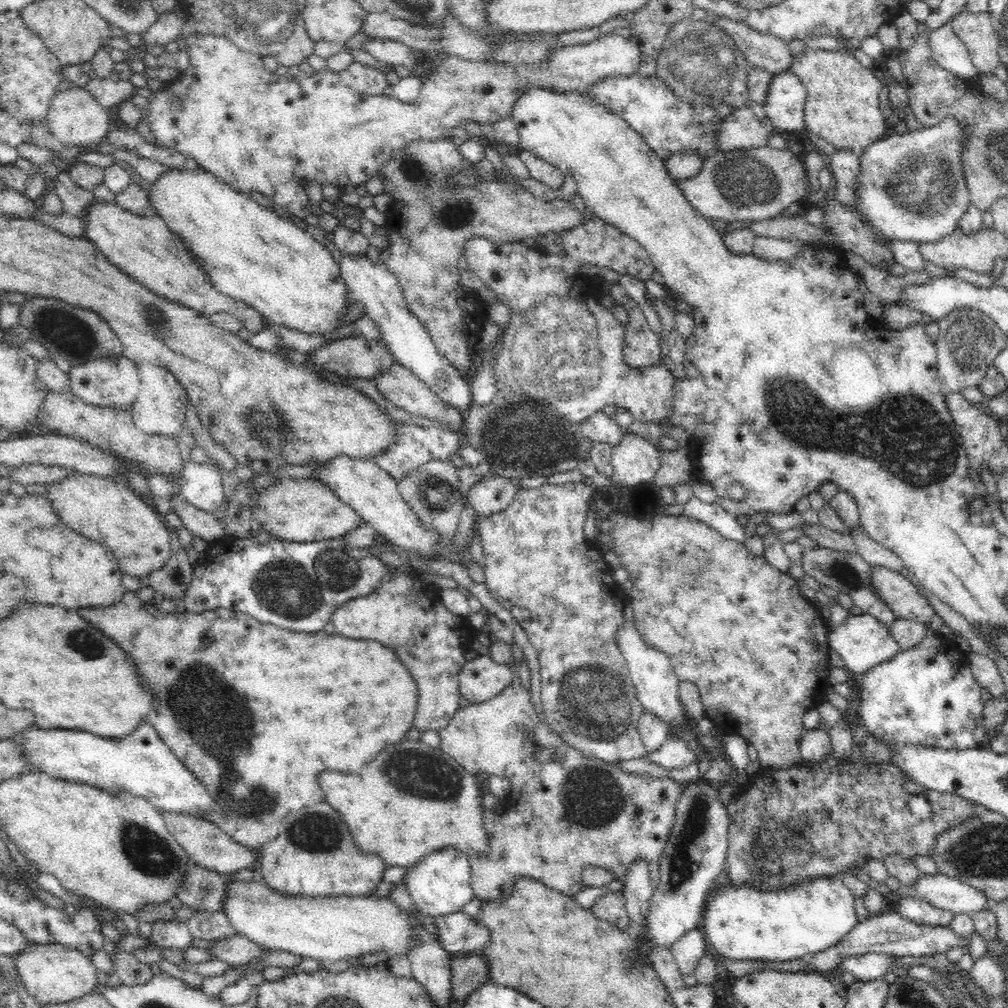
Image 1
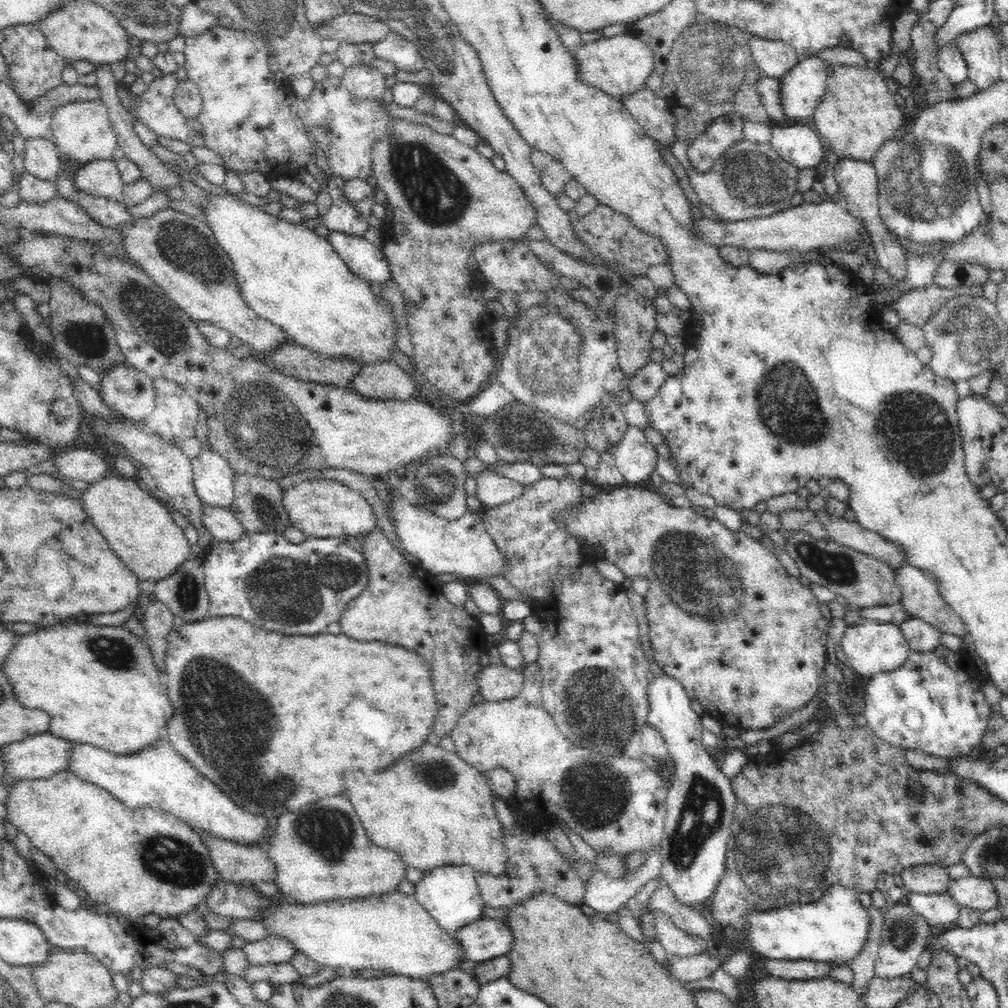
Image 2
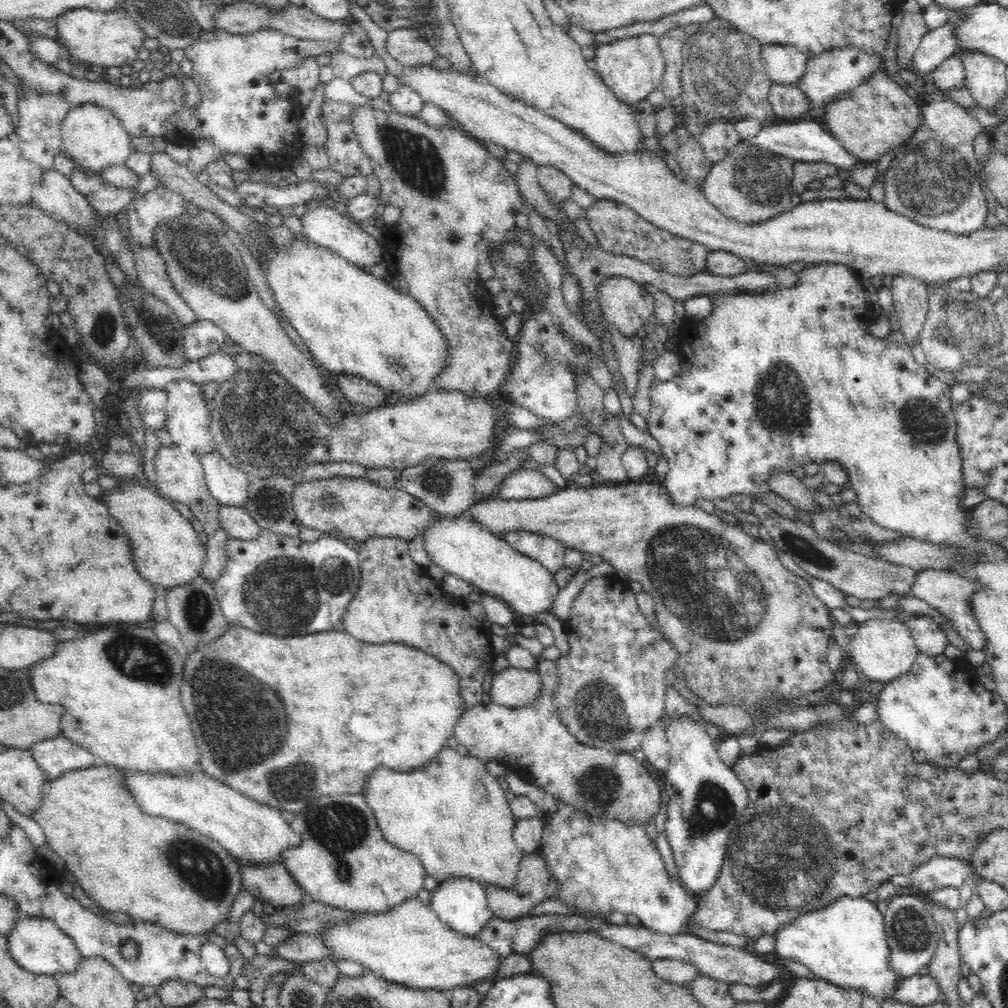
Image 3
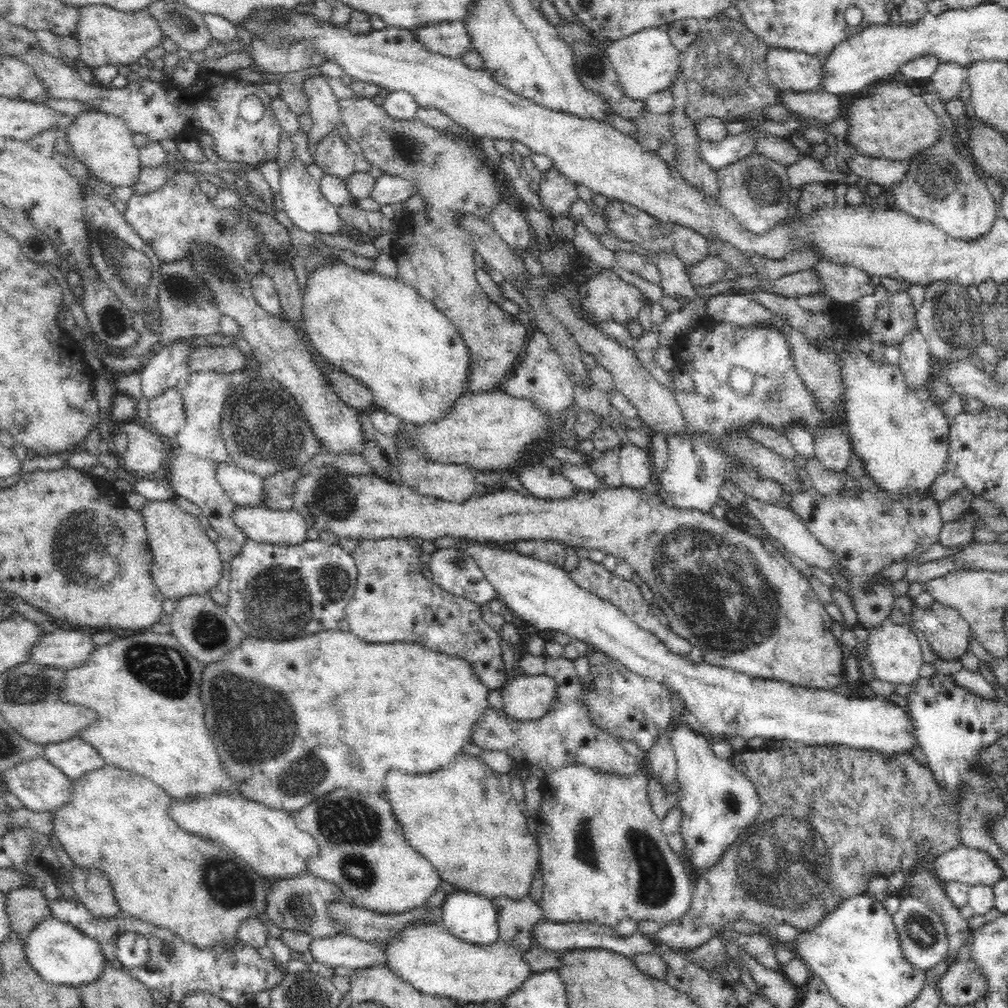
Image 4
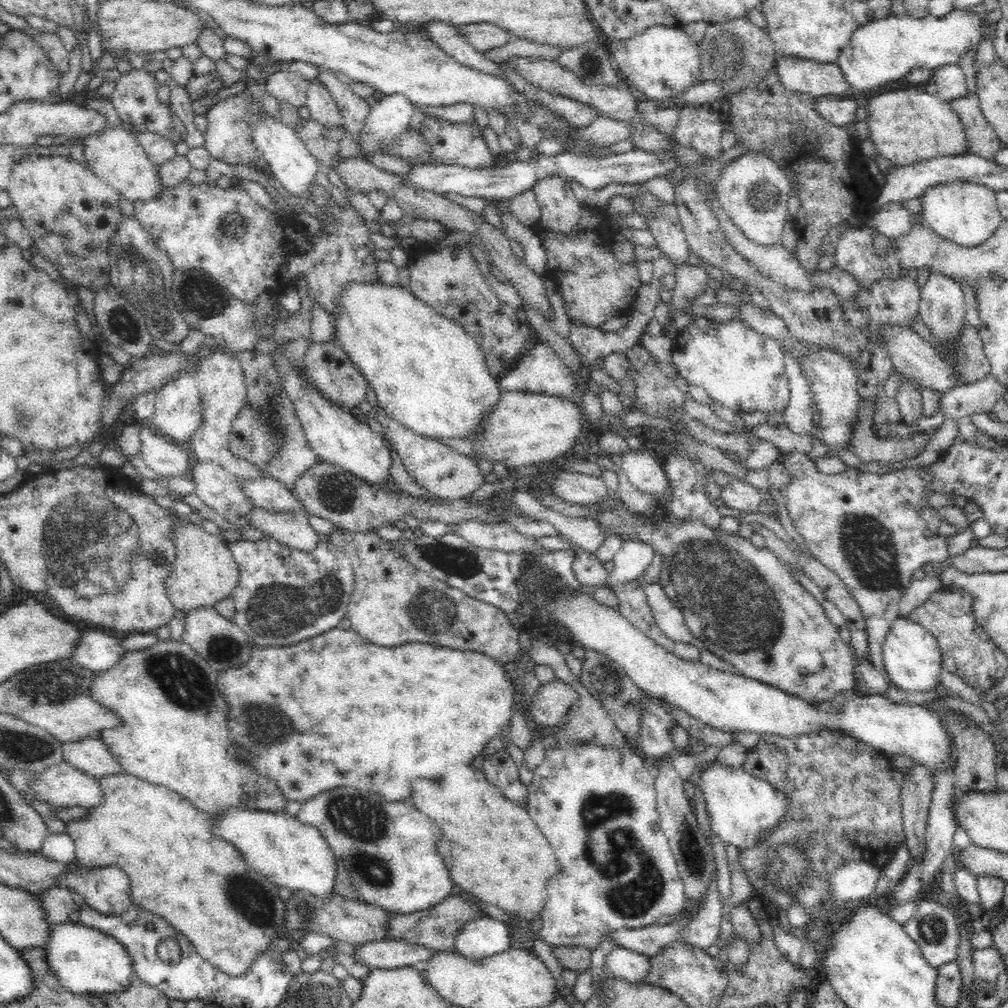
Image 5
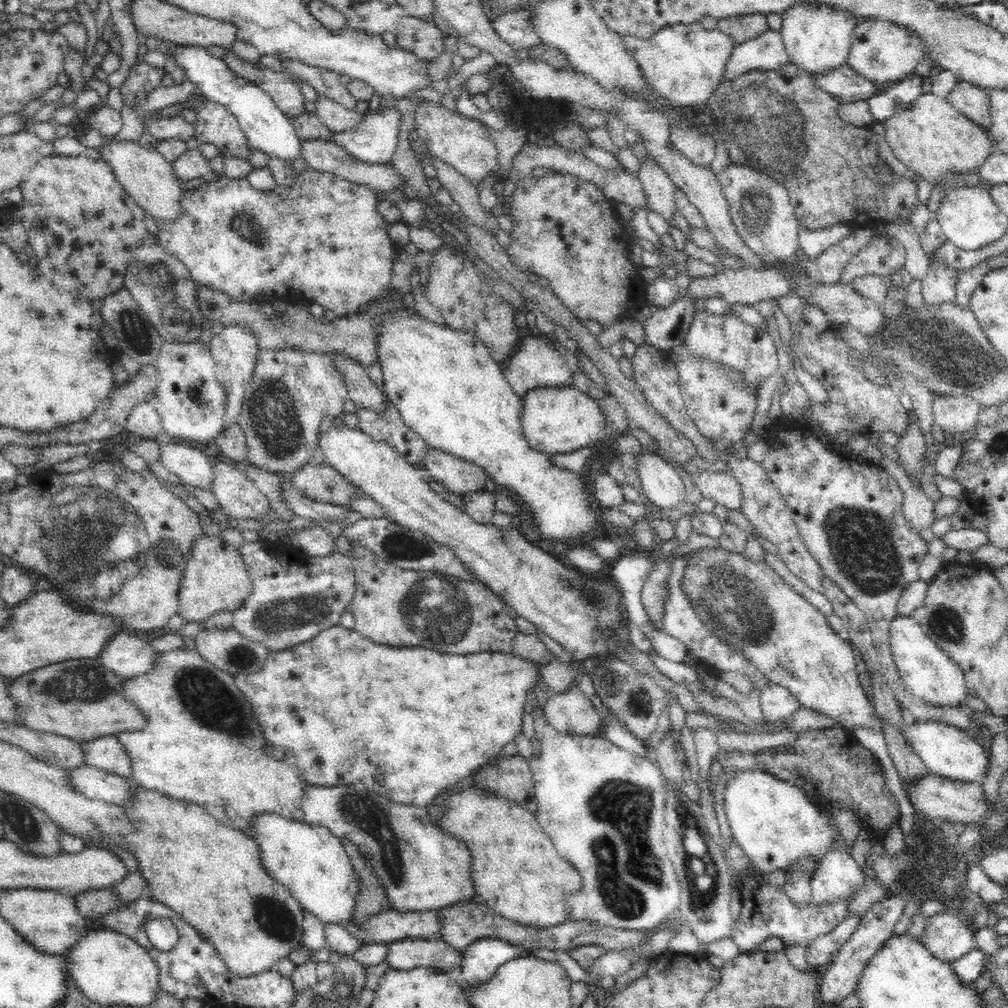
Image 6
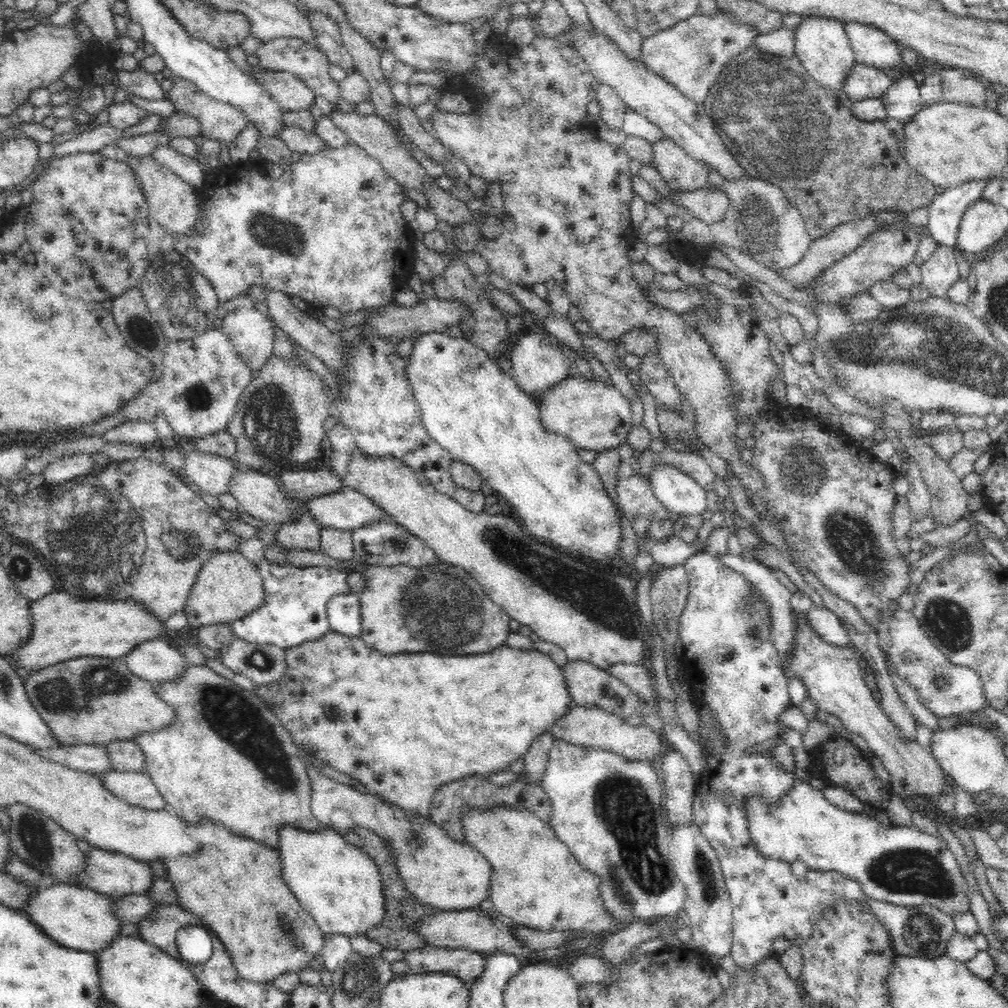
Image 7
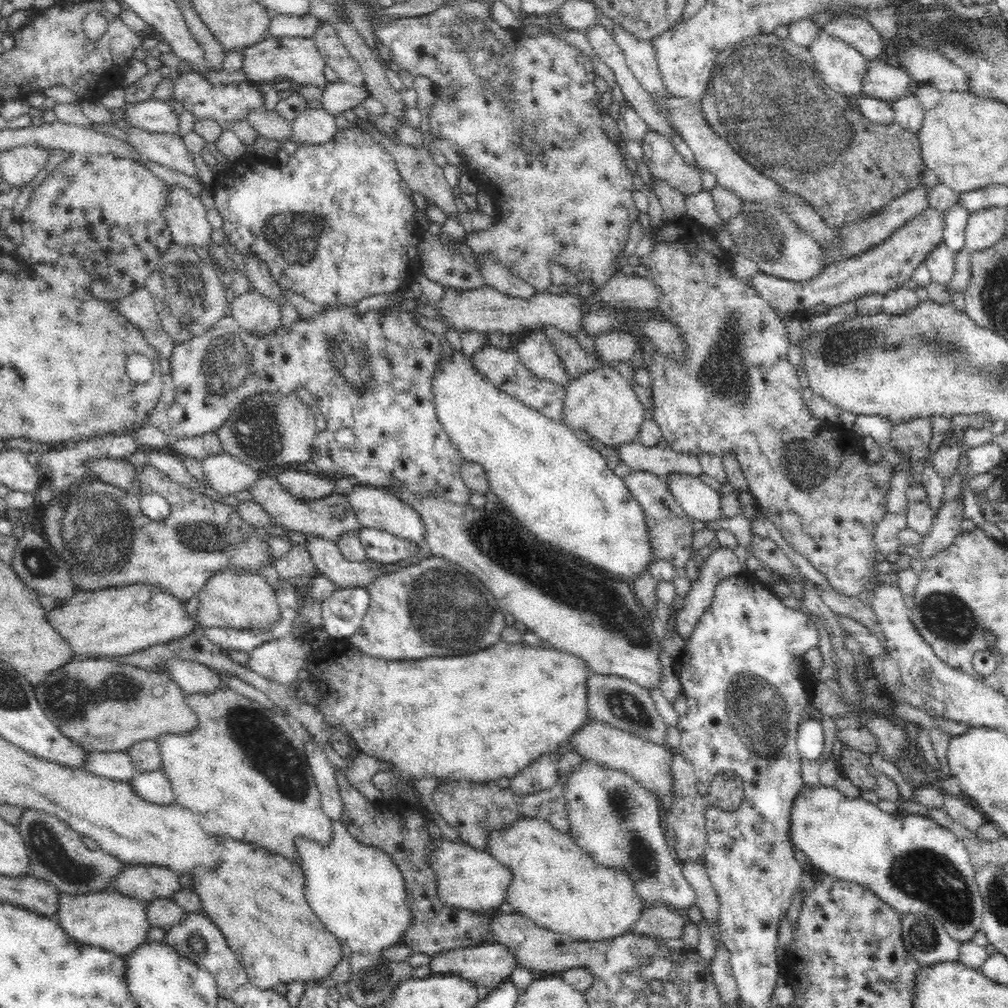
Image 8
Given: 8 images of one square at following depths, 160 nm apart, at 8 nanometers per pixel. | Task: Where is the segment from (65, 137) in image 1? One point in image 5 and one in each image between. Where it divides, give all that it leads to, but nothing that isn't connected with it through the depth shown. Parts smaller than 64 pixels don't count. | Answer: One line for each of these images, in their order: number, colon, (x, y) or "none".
2: (82, 130)
3: (93, 138)
4: (101, 141)
5: (115, 155)

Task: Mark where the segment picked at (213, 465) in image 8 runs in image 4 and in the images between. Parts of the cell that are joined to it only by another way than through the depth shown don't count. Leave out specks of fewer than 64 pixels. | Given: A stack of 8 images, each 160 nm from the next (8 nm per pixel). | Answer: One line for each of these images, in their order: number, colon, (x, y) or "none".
4: (147, 451)
5: (166, 458)
6: (191, 465)
7: (211, 473)

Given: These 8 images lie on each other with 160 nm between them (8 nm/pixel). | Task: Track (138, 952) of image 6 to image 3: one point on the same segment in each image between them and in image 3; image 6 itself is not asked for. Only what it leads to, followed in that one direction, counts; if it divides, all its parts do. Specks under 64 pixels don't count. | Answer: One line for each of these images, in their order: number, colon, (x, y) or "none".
3: (37, 945)
4: (61, 954)
5: (85, 961)

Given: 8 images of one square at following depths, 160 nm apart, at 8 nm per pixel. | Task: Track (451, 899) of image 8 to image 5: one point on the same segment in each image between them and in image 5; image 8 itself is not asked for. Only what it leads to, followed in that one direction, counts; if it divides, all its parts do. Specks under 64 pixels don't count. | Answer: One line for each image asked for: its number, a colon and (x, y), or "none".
5: (390, 852)
6: (423, 868)
7: (438, 870)

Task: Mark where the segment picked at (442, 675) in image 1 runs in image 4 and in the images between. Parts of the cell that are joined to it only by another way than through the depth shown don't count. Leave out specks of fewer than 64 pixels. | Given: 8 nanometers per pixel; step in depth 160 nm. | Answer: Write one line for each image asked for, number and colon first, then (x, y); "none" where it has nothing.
2: (403, 604)
3: (397, 601)
4: (393, 602)

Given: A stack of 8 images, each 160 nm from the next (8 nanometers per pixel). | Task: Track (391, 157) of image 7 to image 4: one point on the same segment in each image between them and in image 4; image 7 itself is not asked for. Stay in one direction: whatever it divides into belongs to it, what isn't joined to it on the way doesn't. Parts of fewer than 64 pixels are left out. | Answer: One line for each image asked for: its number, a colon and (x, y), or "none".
4: (323, 105)
5: (324, 109)
6: (331, 114)

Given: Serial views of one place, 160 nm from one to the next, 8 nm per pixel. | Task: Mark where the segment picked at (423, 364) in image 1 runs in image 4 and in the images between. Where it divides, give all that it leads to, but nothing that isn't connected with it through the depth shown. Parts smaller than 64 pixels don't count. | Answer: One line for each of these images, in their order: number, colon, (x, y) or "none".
2: (368, 262)
3: (323, 225)
4: (304, 203)

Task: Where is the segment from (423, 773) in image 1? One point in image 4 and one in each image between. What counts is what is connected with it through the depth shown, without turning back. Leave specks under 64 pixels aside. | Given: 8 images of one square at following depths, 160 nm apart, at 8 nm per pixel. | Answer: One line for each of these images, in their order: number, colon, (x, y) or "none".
2: (432, 808)
3: (452, 815)
4: (463, 819)

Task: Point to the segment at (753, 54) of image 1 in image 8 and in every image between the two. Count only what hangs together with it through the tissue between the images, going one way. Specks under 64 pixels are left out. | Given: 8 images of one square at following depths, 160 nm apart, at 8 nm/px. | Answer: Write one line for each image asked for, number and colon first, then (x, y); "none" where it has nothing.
2: (775, 58)
3: (783, 64)
4: (794, 71)
5: (817, 79)
6: (845, 84)
7: (863, 81)
8: (884, 80)

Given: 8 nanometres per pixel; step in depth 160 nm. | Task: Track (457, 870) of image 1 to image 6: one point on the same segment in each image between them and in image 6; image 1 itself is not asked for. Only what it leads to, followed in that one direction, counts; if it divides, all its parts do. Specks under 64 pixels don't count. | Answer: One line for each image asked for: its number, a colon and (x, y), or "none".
2: (450, 894)
3: (461, 903)
4: (472, 918)
5: (486, 936)
6: (481, 959)

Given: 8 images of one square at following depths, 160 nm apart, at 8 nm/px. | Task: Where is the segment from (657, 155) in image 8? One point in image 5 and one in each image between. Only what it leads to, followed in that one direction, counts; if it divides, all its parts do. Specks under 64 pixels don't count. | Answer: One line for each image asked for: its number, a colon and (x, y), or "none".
5: (700, 128)
6: (695, 146)
7: (682, 173)

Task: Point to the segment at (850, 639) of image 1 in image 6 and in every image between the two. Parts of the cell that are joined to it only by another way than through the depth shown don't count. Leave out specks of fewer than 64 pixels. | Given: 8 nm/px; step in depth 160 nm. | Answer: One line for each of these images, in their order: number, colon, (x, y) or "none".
2: (871, 647)
3: (882, 650)
4: (894, 649)
5: (913, 660)
6: (930, 675)

